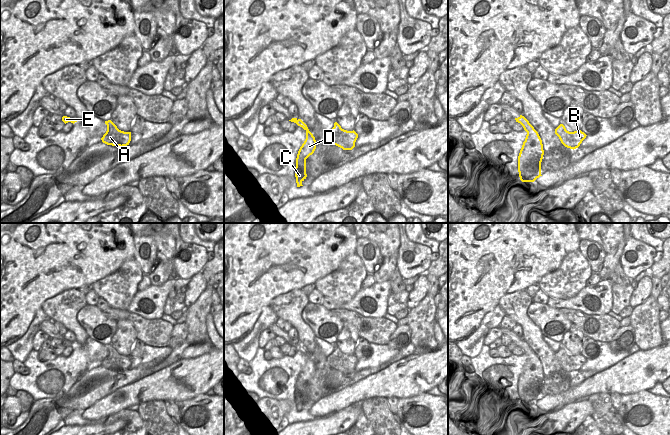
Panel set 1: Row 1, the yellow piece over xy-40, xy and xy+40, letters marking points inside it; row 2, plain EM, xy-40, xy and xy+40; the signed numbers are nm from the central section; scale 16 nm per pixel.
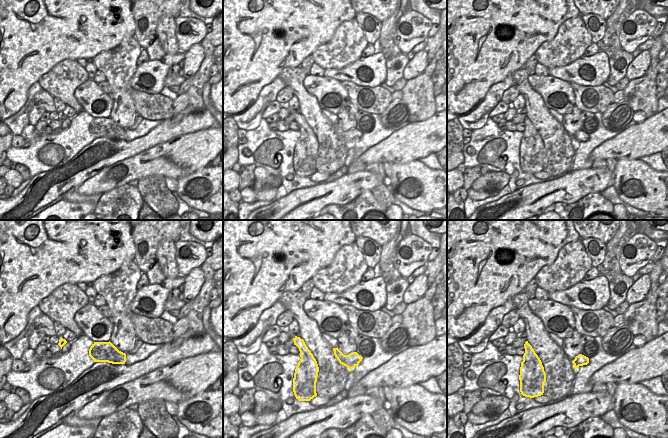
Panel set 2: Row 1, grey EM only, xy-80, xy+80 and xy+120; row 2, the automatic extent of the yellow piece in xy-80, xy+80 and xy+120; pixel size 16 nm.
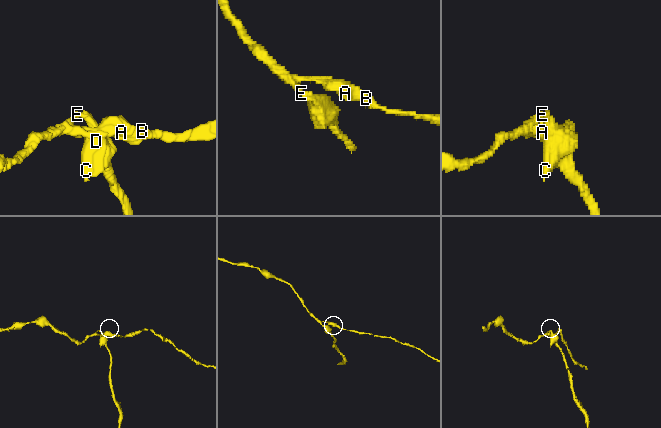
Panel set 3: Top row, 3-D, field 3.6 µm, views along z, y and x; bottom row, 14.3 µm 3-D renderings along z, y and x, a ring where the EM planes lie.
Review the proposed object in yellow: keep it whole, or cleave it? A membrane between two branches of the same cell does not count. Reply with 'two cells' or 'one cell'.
two cells

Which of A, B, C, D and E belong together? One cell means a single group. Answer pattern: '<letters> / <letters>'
A B E / C D

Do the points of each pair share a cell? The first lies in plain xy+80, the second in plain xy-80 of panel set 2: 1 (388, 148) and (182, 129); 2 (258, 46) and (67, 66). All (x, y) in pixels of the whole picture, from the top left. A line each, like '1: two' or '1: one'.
1: two
2: two

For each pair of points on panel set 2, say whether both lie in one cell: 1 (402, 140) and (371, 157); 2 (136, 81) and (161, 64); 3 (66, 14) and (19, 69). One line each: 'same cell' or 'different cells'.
1: same cell
2: same cell
3: same cell

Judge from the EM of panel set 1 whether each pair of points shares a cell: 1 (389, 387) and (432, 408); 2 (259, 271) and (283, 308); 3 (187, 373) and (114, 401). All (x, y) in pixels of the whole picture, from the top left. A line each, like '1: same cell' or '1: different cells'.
1: different cells
2: different cells
3: same cell

